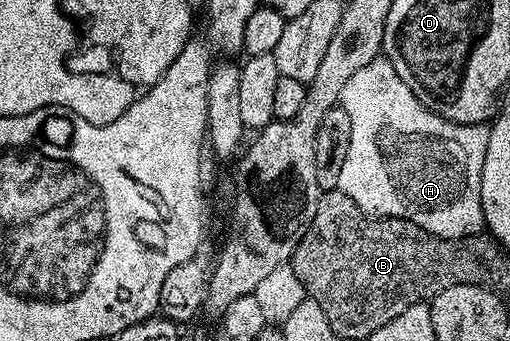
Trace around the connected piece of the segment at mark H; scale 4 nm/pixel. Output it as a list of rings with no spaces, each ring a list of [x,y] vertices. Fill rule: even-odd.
[[[383,56],[374,58],[369,64],[365,64],[365,68],[361,68],[361,72],[353,72],[349,84],[345,84],[343,89],[341,105],[344,112],[349,116],[351,135],[349,136],[349,152],[345,152],[345,160],[339,165],[338,189],[343,190],[345,196],[349,196],[349,200],[353,200],[353,204],[358,210],[372,218],[409,220],[420,226],[425,232],[429,232],[438,238],[464,238],[466,234],[477,234],[484,229],[483,209],[481,208],[481,168],[491,135],[491,131],[486,125],[466,126],[465,124],[457,124],[437,116],[429,108],[425,108],[425,104],[421,104],[421,100],[417,100],[417,96],[413,96],[413,92],[409,92],[409,84],[405,84],[401,80],[401,76],[397,76],[393,64]]]

